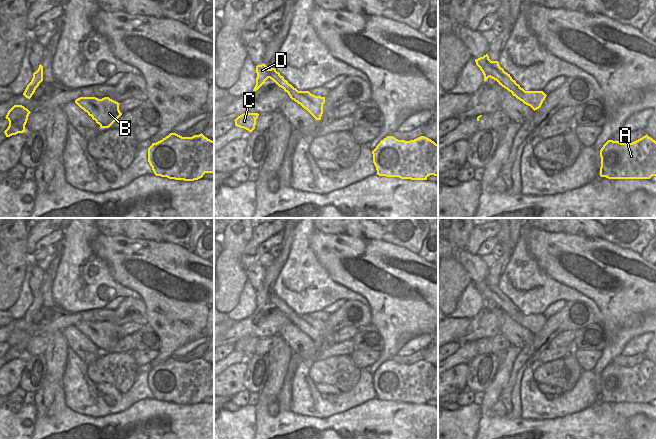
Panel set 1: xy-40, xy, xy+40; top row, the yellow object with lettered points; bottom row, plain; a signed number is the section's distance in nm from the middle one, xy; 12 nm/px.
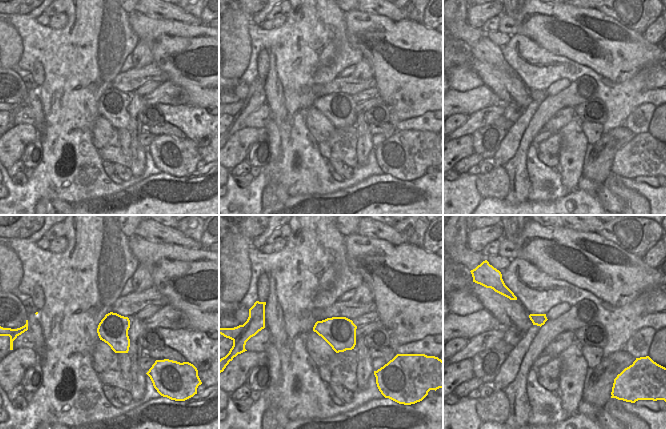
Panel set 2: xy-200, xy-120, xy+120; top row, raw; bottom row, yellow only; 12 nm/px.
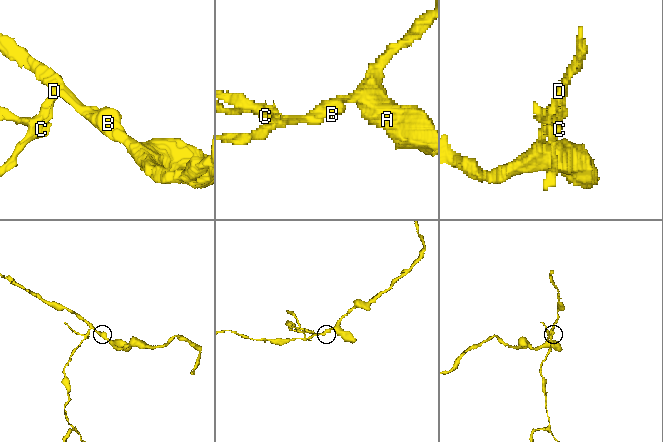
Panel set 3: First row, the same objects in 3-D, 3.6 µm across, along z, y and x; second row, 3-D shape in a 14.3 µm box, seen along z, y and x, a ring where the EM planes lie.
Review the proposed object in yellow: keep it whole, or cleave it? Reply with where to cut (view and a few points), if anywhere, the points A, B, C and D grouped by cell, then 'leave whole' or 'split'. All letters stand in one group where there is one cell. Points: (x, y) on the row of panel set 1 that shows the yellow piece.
xy (268, 69), (269, 77) | A B / C D | split

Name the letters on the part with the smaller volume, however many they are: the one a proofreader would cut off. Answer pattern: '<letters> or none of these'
C, D

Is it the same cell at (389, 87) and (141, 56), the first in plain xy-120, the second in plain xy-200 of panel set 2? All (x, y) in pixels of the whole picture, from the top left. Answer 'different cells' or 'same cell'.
different cells

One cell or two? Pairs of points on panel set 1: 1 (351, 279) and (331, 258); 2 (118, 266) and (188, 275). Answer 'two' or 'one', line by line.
1: one
2: one

